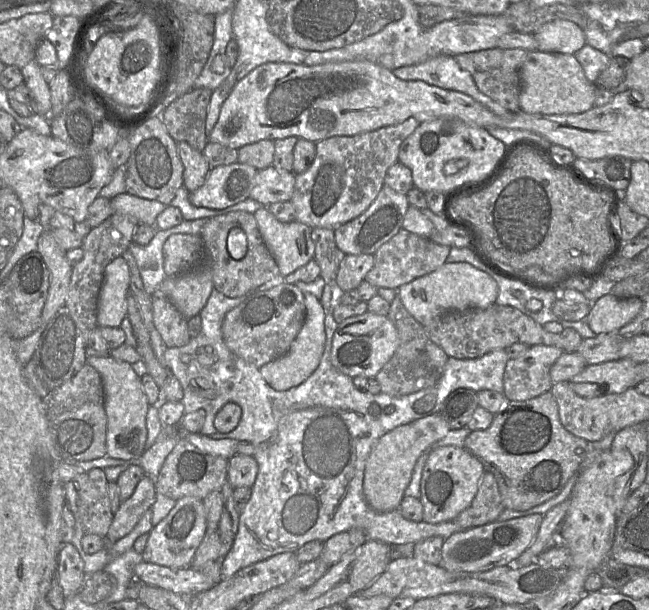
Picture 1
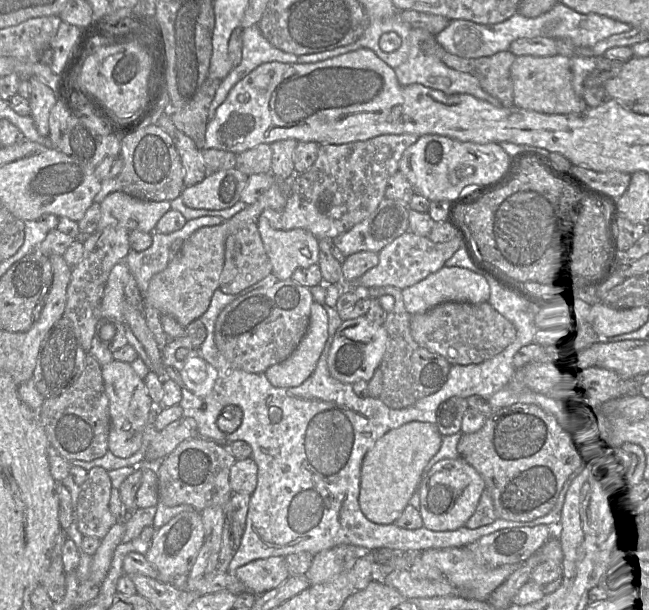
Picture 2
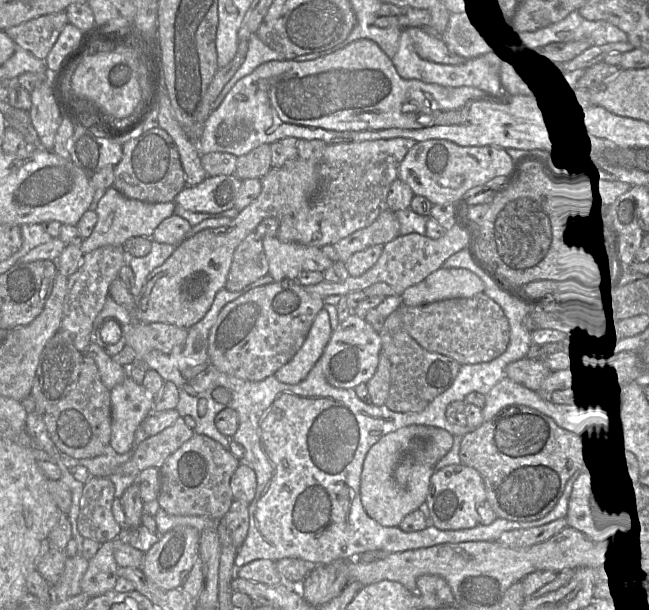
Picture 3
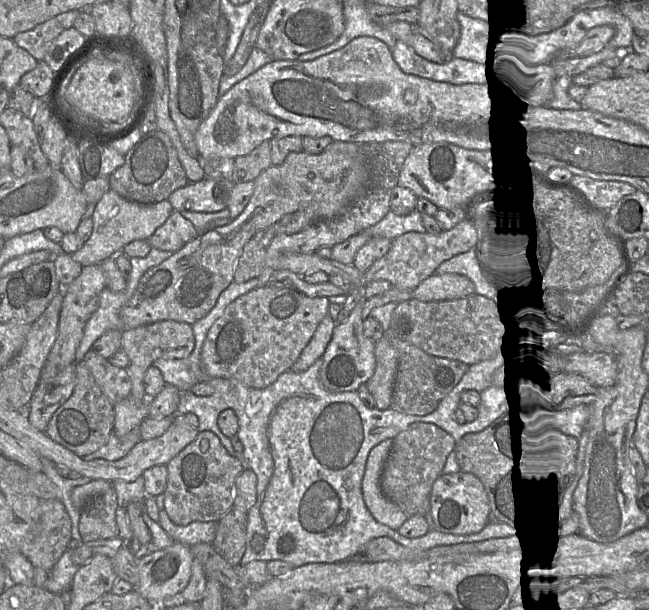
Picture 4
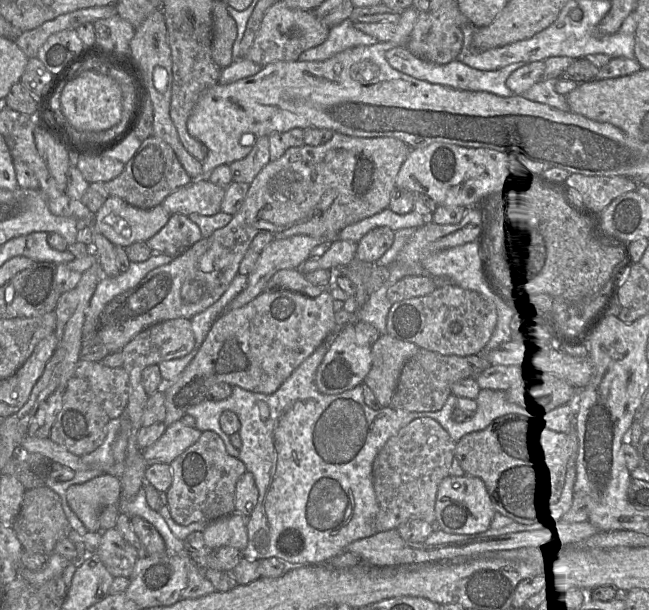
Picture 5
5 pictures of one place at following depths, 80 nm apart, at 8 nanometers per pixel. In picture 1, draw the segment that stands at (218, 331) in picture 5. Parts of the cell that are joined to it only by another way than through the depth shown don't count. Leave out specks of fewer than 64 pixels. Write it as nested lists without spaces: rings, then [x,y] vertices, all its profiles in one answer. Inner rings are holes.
[[[284,281],[268,290],[255,292],[229,311],[222,323],[222,336],[234,355],[260,369],[289,350],[305,319],[304,292],[298,285]]]

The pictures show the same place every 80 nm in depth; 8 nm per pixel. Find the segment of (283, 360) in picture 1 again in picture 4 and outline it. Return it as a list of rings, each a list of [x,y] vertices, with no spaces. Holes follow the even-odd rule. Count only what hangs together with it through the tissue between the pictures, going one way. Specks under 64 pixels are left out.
[[[328,314],[319,323],[315,333],[293,364],[291,370],[302,372],[307,370],[317,359],[321,358],[332,339],[335,321]]]

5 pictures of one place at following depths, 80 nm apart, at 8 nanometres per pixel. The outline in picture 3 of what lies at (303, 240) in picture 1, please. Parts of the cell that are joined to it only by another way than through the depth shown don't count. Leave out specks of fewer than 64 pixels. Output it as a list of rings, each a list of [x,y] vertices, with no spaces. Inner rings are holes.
[[[277,236],[263,237],[263,246],[269,262],[269,274],[274,281],[296,281],[301,272],[324,272],[335,262],[321,248],[281,241]]]

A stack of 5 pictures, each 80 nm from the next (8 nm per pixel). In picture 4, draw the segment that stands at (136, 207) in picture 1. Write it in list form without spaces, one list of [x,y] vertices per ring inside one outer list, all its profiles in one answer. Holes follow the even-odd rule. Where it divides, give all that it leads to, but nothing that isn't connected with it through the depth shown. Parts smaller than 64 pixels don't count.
[[[109,189],[96,204],[92,220],[92,233],[80,250],[71,254],[74,261],[82,266],[100,264],[103,260],[114,257],[125,245],[135,240],[148,240],[165,223],[174,209],[168,200],[151,204],[129,201],[112,189]]]

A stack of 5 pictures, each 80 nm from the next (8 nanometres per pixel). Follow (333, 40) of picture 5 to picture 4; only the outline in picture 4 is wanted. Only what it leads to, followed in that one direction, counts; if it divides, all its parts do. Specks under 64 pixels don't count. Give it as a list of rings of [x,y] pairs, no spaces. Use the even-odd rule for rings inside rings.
[[[367,3],[344,4],[345,27],[339,38],[330,45],[321,49],[304,53],[298,57],[298,61],[312,61],[318,57],[330,54],[345,47],[350,41],[358,37],[372,37],[385,43],[393,50],[397,40],[385,28],[373,22],[367,13]]]

